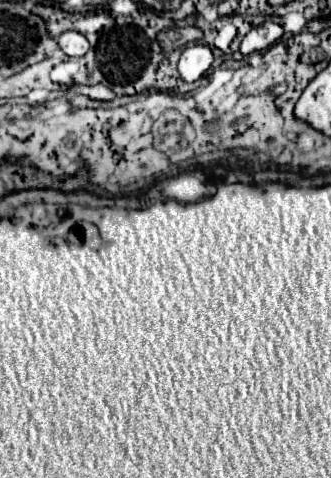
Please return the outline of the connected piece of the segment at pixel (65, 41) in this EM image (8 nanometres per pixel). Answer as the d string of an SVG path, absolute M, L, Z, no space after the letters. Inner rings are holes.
M65 31L63 35L59 35L57 43L59 43L59 47L61 47L67 55L71 55L71 57L81 57L81 55L85 55L87 49L89 49L87 37L81 35L79 31Z

